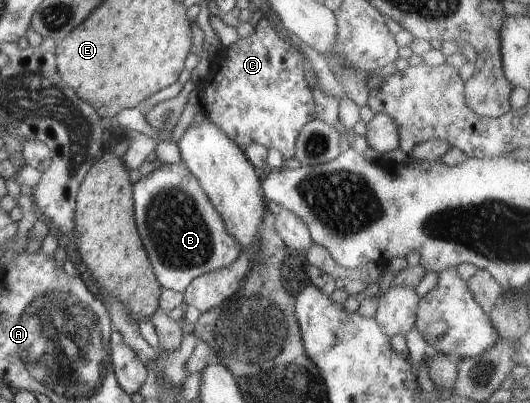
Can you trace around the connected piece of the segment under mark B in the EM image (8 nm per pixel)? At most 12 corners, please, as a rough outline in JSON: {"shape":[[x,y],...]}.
{"shape":[[183,163],[133,185],[133,215],[162,288],[231,265],[225,231]]}

